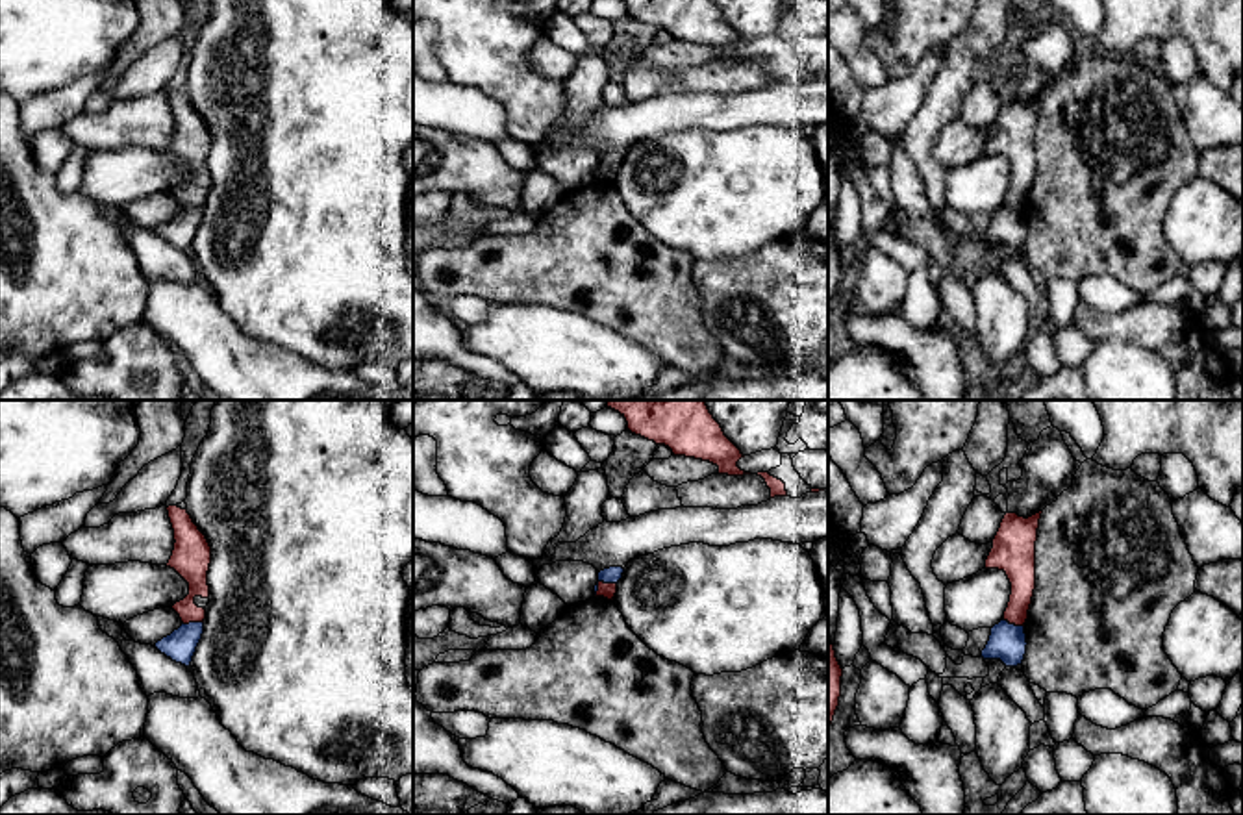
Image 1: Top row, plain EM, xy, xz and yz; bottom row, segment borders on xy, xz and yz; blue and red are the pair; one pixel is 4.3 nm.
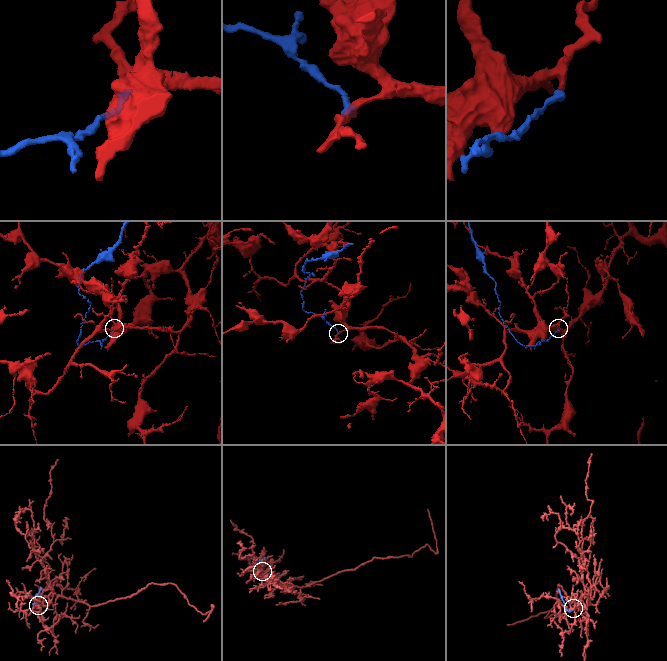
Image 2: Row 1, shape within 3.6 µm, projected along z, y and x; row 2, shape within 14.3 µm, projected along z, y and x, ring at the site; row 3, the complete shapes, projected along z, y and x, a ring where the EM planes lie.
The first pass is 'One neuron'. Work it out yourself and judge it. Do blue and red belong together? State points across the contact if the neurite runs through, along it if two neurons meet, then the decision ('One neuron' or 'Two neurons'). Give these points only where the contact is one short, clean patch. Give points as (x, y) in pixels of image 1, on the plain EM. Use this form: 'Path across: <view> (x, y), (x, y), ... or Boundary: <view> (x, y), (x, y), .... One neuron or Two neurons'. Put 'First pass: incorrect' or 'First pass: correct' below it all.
Boundary: xz (615, 167), (601, 167), (595, 180). Two neurons
First pass: incorrect

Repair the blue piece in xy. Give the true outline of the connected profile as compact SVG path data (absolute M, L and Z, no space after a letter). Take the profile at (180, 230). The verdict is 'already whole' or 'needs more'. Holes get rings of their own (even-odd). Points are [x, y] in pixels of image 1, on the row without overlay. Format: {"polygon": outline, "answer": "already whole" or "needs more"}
{"polygon": "M189 207L156 228L156 233L176 248L191 250L204 219L204 207Z", "answer": "already whole"}

